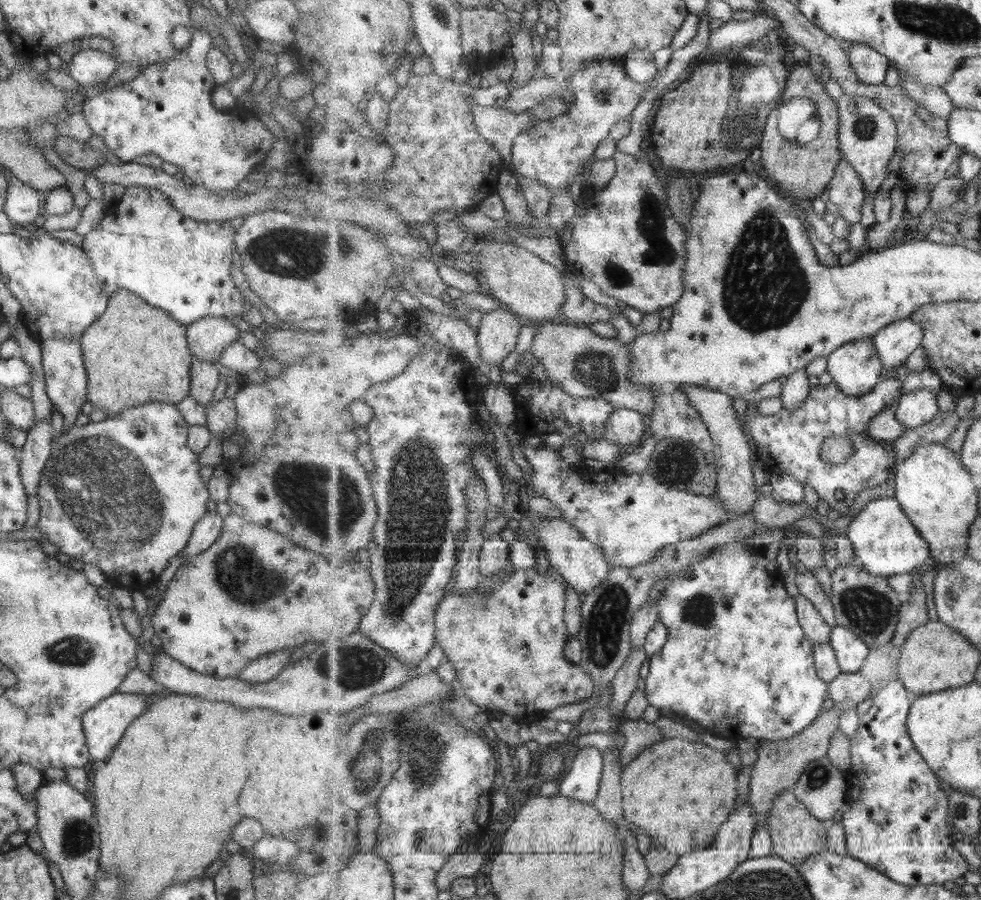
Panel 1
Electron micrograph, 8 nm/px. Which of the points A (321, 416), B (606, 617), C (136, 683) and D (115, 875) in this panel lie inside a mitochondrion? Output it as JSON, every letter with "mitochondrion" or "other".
{"A":"other","B":"mitochondrion","C":"other","D":"other"}

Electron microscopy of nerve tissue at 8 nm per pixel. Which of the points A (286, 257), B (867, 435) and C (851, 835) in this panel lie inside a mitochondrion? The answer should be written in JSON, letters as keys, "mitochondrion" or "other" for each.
{"A":"mitochondrion","B":"other","C":"other"}

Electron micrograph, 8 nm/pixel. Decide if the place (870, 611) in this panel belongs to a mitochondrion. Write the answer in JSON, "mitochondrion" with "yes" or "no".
{"mitochondrion":"yes"}

